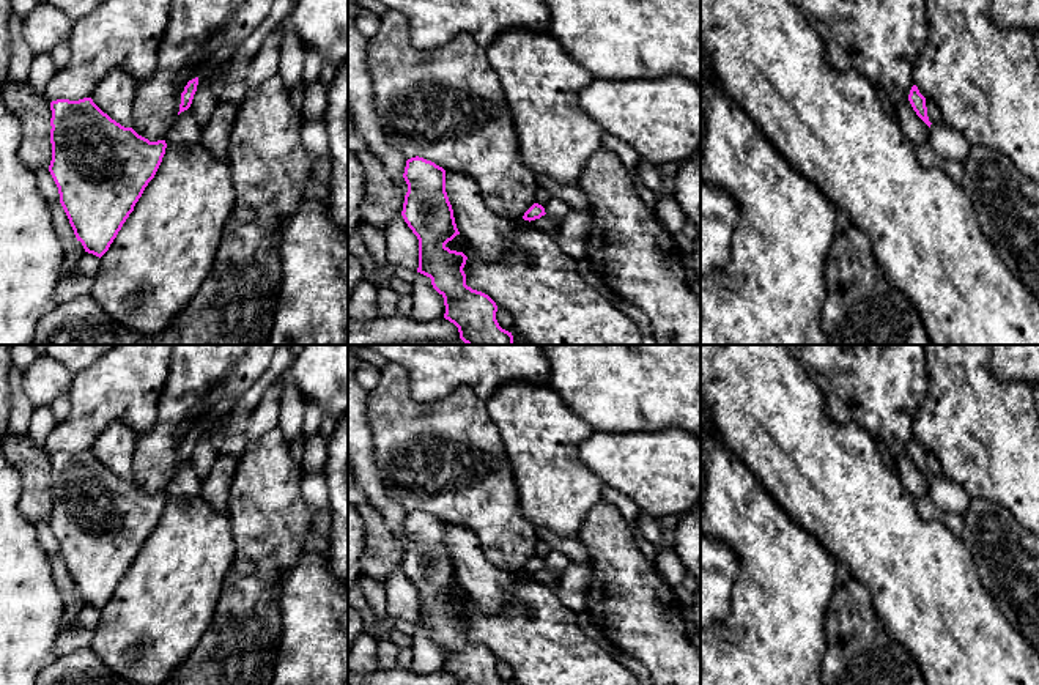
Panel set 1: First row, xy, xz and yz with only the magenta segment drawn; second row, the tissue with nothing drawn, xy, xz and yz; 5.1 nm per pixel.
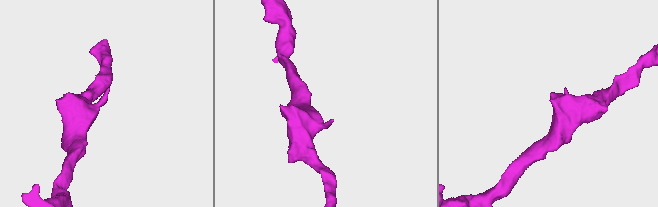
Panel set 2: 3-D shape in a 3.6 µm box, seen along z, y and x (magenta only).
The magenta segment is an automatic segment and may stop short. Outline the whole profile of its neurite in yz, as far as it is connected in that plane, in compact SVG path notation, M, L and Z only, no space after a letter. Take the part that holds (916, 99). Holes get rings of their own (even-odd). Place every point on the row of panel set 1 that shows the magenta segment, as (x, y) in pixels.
M916 85L911 87L908 101L916 115L930 128L932 123L929 121L927 117L926 98L919 93Z

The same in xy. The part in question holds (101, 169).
M91 98L50 102L52 161L49 172L60 203L85 252L102 257L134 211L165 154L165 140L150 142L104 113Z

